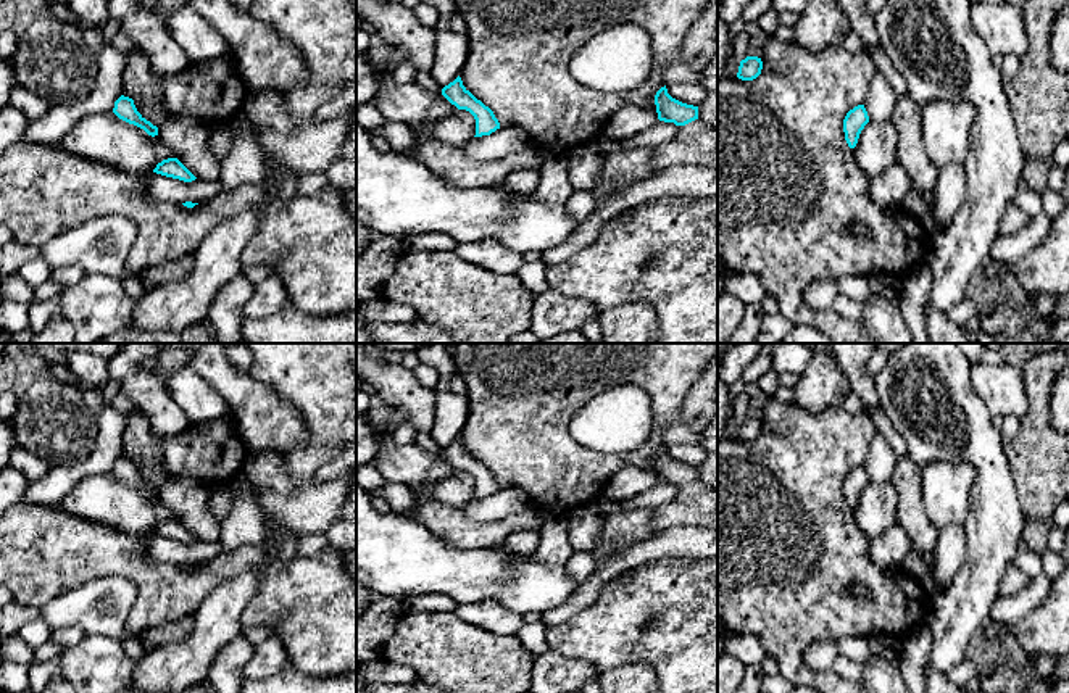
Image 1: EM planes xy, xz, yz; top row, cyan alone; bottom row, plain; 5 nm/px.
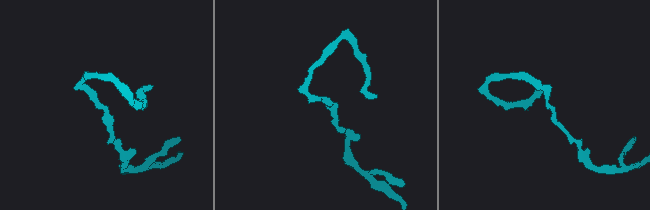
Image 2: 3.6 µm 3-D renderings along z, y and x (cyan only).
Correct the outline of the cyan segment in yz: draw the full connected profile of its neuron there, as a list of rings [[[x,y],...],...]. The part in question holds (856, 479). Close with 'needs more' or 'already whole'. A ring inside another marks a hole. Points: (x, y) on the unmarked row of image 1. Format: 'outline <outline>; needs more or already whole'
outline [[[858,466],[846,474],[843,480],[843,493],[850,509],[856,508],[859,495],[867,483],[869,483],[869,477],[864,466]]]; already whole

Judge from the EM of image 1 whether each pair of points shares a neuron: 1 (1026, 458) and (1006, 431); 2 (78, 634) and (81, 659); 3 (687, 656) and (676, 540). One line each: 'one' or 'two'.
1: two
2: two
3: two

